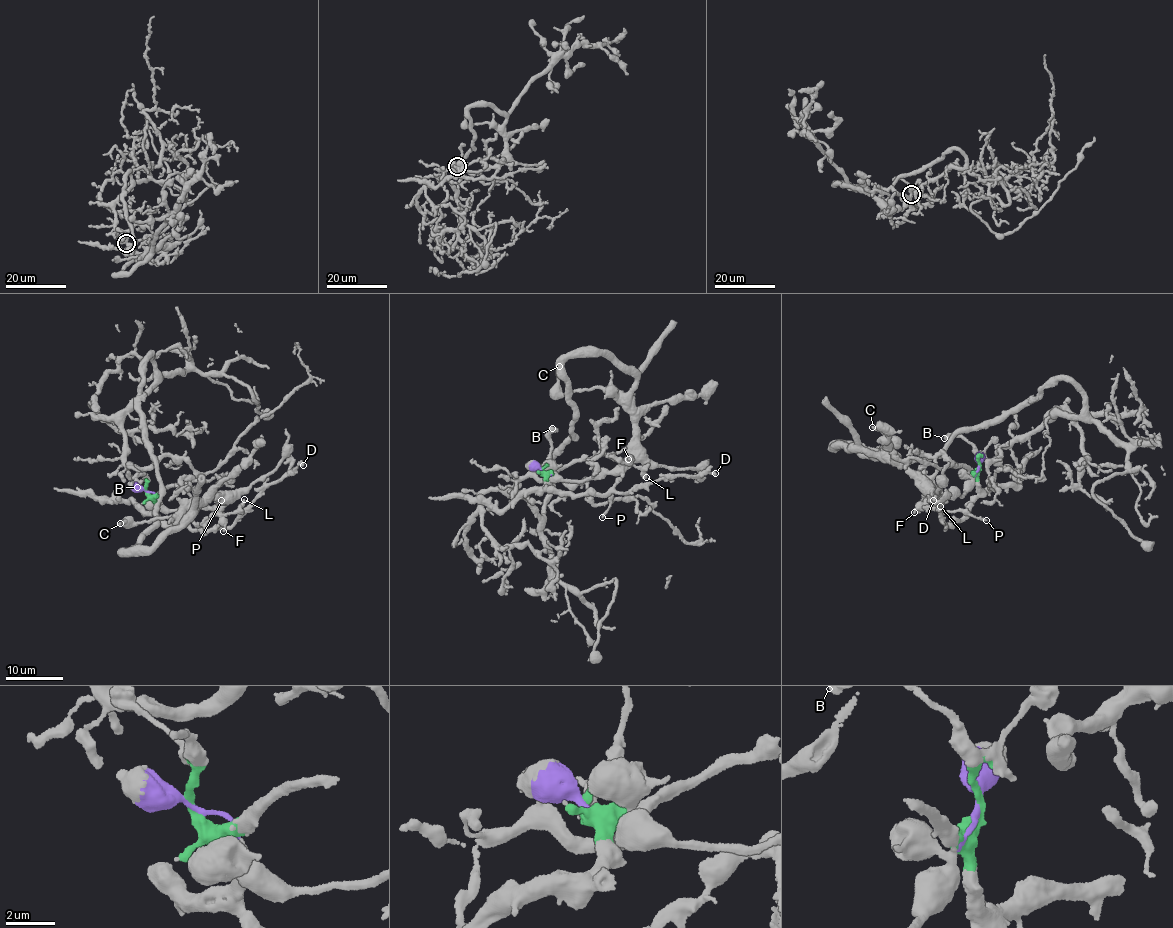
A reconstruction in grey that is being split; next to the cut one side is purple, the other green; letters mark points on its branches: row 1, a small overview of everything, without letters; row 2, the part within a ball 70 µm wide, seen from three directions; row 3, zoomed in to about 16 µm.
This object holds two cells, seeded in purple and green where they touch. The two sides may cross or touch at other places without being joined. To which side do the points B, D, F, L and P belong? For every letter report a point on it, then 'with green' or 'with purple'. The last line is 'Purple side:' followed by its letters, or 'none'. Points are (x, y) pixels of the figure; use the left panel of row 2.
B: place (137, 487); with green
D: place (303, 465); with green
F: place (223, 531); with green
L: place (244, 499); with green
P: place (221, 500); with green
Purple side: none

